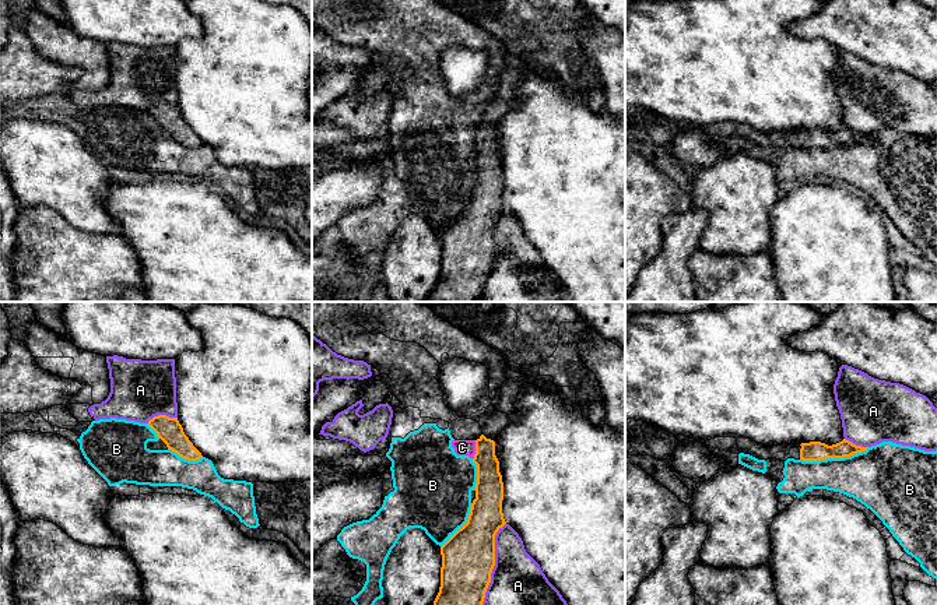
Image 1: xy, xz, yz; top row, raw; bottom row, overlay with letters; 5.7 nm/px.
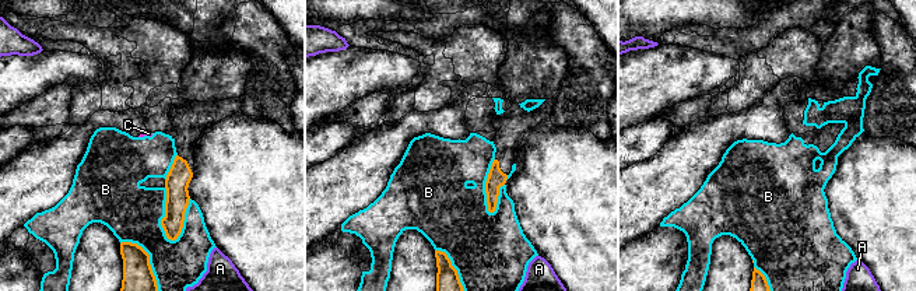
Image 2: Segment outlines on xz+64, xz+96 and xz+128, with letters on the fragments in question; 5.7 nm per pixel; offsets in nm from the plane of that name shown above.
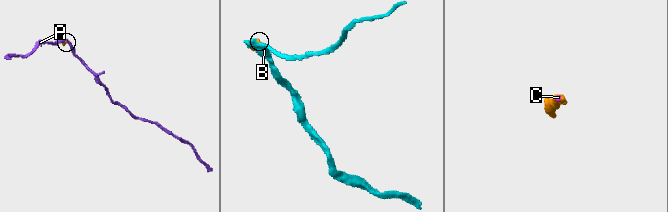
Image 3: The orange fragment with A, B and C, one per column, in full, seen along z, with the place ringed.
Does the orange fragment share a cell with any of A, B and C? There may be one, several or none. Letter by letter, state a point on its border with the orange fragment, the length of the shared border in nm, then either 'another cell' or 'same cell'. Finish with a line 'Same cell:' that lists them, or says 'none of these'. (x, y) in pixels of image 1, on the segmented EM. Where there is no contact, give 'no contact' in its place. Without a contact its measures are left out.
A: contact xz (494, 563); length 500 nm; another cell
B: contact yz (834, 457); length 400 nm; another cell
C: contact xz (476, 450); length 110 nm; another cell
Same cell: none of these

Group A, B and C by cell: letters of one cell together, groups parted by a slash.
A / B C

